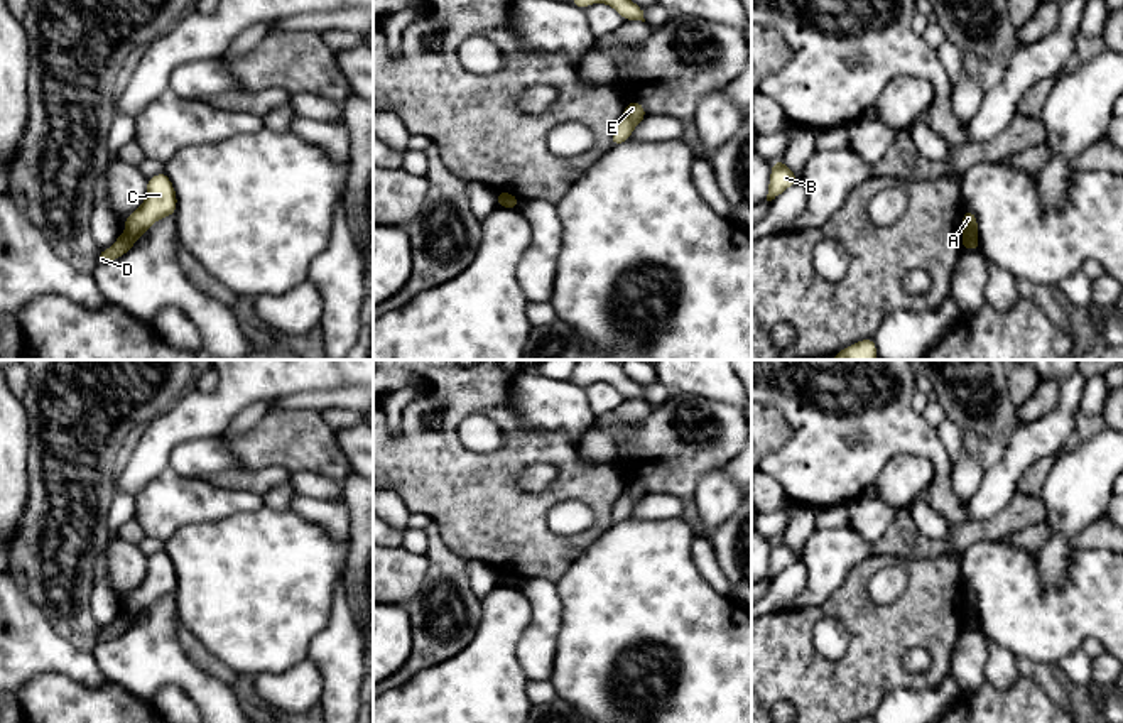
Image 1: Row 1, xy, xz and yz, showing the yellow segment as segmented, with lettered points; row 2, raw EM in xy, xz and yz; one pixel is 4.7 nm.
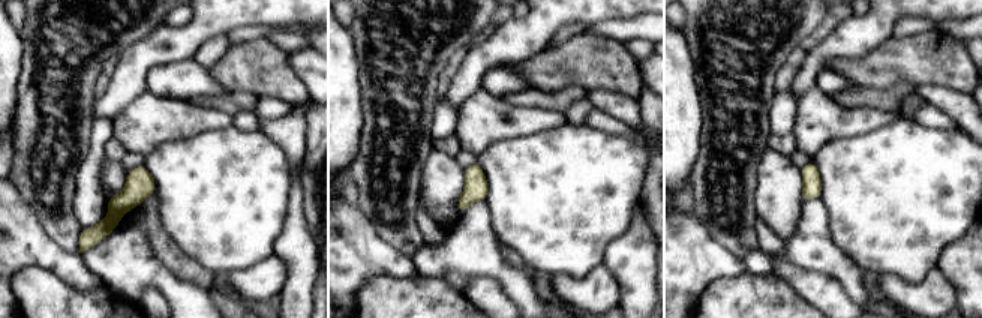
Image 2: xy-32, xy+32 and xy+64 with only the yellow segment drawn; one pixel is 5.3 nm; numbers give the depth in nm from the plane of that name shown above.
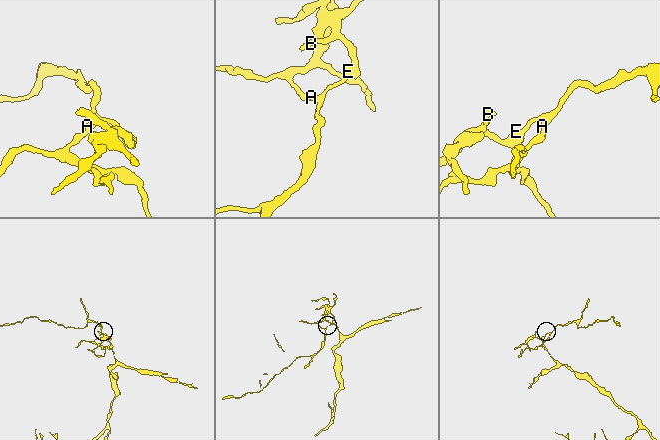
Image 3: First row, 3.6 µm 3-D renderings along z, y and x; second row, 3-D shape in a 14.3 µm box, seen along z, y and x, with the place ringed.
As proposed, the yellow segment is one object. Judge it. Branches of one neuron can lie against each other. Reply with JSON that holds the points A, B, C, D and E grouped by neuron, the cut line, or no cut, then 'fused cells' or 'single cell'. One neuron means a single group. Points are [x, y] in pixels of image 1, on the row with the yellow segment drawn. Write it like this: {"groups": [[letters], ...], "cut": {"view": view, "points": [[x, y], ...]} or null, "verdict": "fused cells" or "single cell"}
{"groups": [["A", "B", "C", "E"], ["D"]], "cut": {"view": "yz", "points": [[963, 232], [976, 237]]}, "verdict": "fused cells"}

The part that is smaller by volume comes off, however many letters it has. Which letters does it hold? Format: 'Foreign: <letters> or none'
Foreign: A, B, C, E

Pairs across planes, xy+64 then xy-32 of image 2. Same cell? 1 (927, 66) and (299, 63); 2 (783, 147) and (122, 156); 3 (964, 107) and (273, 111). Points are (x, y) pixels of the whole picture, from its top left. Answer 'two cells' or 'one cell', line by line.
1: two cells
2: one cell
3: one cell

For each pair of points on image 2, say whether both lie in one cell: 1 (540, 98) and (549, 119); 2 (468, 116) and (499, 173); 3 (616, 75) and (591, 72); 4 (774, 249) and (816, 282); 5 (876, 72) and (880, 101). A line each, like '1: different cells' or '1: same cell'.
1: different cells
2: different cells
3: same cell
4: same cell
5: different cells

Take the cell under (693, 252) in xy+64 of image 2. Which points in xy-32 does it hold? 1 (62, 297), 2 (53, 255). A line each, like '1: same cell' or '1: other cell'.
1: other cell
2: same cell

